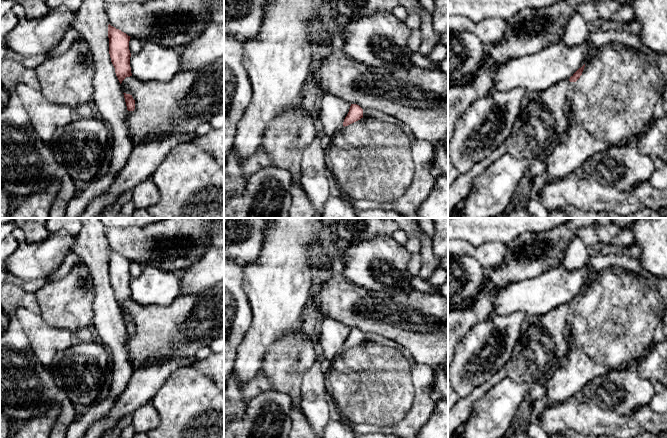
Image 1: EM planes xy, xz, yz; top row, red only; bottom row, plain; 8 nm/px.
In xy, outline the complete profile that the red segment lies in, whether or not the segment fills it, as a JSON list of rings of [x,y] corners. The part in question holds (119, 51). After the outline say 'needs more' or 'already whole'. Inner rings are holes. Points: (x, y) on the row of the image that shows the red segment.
[[[108,25],[109,54],[120,82],[132,76],[130,67],[131,53],[129,50],[130,36],[115,27]]]; already whole

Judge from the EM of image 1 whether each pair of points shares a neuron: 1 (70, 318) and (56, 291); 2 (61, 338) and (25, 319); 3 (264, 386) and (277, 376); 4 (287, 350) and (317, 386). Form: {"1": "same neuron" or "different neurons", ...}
{"1": "same neuron", "2": "same neuron", "3": "different neurons", "4": "different neurons"}

